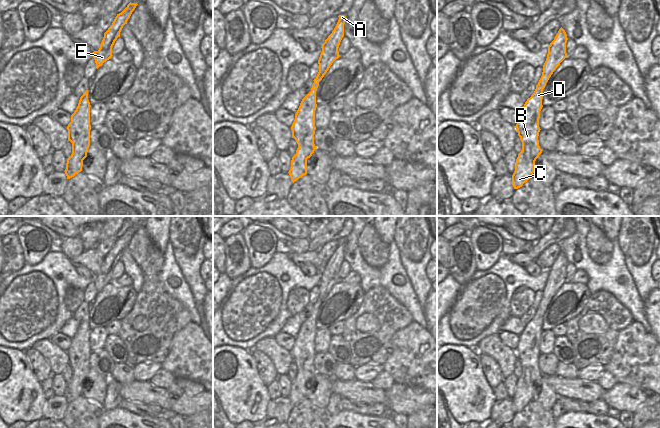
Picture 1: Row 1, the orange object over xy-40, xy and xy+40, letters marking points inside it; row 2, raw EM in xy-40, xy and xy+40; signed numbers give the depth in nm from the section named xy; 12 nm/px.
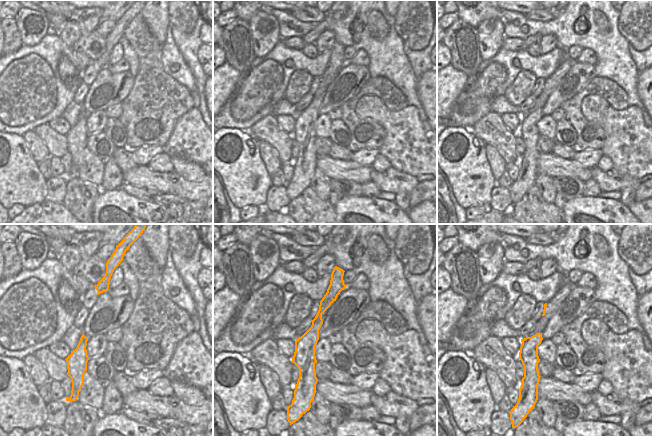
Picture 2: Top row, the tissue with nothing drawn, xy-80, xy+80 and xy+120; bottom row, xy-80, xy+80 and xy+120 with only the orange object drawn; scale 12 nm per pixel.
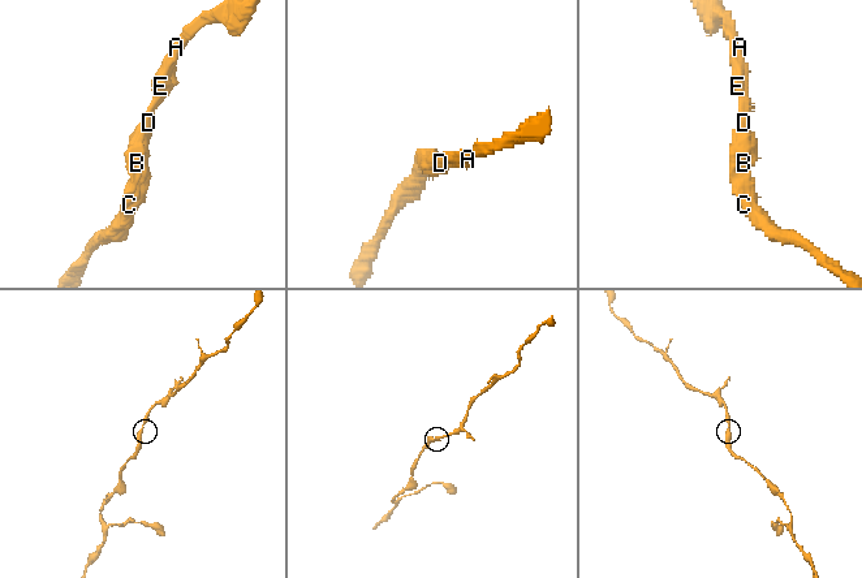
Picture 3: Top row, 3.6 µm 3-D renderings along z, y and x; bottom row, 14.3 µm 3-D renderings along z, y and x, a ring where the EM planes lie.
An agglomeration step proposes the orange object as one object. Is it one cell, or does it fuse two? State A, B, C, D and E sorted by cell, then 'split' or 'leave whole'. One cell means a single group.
A B C D E; leave whole

